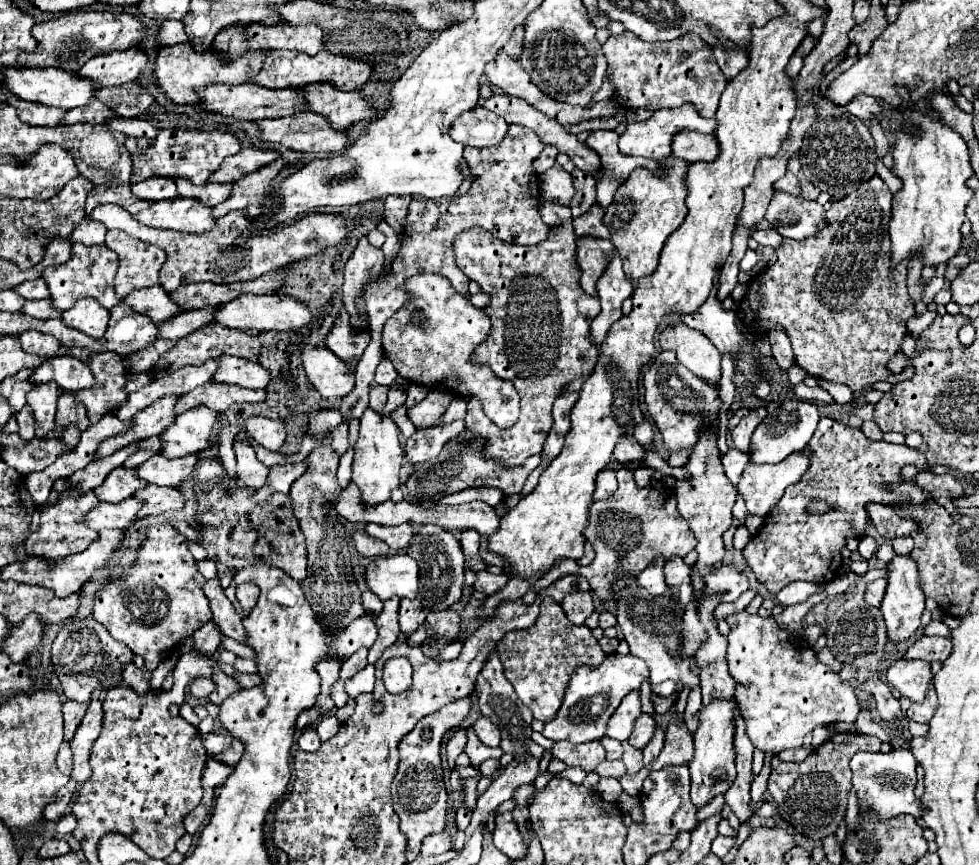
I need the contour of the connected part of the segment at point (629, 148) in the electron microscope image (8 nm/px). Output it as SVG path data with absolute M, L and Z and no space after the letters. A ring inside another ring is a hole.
M684 104L680 108L662 108L662 110L656 110L654 116L650 120L644 120L644 122L632 122L626 126L624 134L620 134L620 140L618 140L618 148L624 156L644 156L644 158L650 158L650 160L658 160L658 158L664 158L664 156L670 156L672 152L672 136L680 130L696 130L696 132L702 132L702 134L714 134L714 128L716 128L716 120L714 118L702 118L696 108L692 108L692 104Z

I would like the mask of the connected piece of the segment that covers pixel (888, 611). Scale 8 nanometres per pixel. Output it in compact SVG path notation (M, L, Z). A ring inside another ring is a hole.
M896 556L892 562L886 564L886 568L888 568L888 576L886 576L888 584L886 584L886 594L884 594L880 610L882 610L882 616L886 620L890 640L902 642L918 630L926 598L924 598L924 592L922 592L922 586L920 586L918 566L914 564L914 560L910 560L910 556Z

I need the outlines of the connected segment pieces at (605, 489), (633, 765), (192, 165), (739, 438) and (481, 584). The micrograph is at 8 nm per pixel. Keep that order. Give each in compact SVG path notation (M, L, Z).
M608 468L606 472L598 474L598 484L594 490L594 500L606 500L616 492L616 476L614 470Z
M624 742L624 756L622 756L622 760L624 760L626 768L628 768L628 774L636 774L644 766L644 762L642 762L642 750L630 746L628 742Z
M160 130L156 140L126 138L126 150L132 158L132 182L148 178L186 178L192 184L206 184L210 174L222 164L224 158L240 152L240 140L230 132L196 132L196 130Z
M754 408L754 410L750 410L748 416L744 416L744 418L740 420L740 424L732 430L732 440L734 440L734 444L736 444L738 450L748 452L752 432L754 432L754 428L764 420L764 416L766 416L766 410L764 410L764 408Z
M484 570L484 572L480 572L476 576L476 582L472 584L472 588L478 590L478 592L482 592L482 594L486 594L486 596L490 596L490 594L498 592L506 582L508 582L508 576L506 574L494 576L494 574L490 574L490 572Z

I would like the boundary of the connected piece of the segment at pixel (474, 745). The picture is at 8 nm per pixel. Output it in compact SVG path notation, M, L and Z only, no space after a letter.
M466 728L468 732L468 744L466 744L466 754L470 756L470 762L472 764L480 764L484 762L486 758L500 758L502 756L502 750L500 748L488 748L484 746L478 736L474 734L472 728Z

